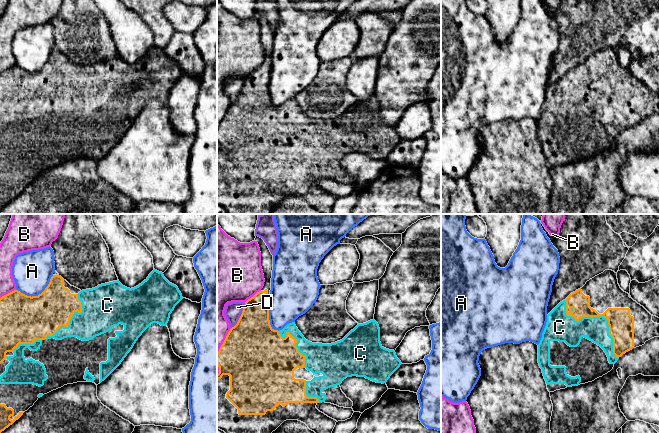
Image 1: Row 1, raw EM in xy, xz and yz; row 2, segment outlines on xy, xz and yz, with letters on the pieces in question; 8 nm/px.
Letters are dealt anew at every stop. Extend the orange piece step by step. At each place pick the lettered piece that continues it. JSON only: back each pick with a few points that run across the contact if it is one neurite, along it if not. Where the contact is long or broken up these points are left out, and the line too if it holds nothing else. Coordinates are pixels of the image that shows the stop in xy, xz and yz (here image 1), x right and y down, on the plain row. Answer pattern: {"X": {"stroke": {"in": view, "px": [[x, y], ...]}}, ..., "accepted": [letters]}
{"accepted": []}

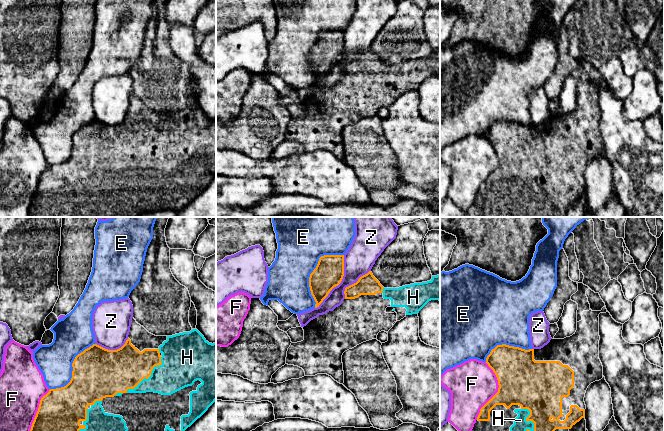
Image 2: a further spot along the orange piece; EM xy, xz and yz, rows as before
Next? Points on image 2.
{"accepted": []}

